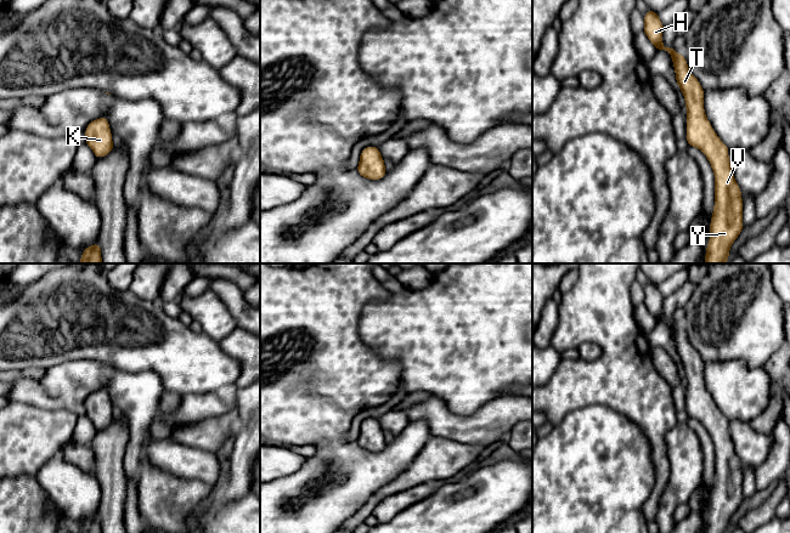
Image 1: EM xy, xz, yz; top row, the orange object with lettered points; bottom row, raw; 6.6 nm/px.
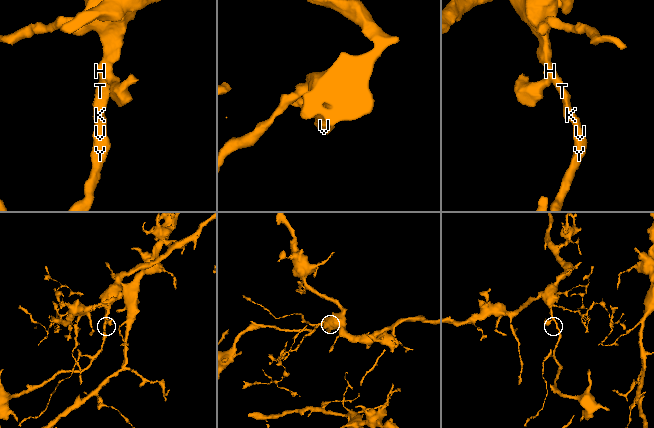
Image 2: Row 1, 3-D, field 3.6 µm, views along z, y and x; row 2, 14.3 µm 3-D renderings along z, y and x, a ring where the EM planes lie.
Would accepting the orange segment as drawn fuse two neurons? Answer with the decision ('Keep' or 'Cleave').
Keep

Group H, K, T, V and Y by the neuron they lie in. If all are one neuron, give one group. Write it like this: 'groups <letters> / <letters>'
groups H K T V Y

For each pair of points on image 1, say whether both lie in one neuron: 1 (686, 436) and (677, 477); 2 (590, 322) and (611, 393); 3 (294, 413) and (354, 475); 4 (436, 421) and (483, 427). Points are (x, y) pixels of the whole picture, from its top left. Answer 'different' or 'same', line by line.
1: same
2: same
3: different
4: same

